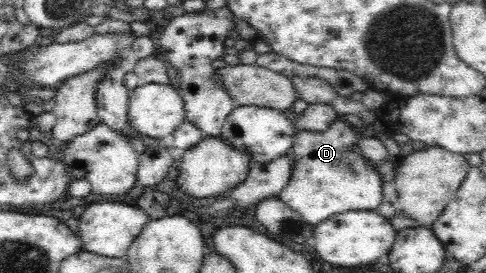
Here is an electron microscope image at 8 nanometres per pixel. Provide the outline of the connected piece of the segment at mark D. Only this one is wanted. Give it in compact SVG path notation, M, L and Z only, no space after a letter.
M336 113L329 128L321 132L301 130L294 138L291 147L291 178L285 188L281 190L277 198L287 207L290 207L305 223L317 225L331 215L346 211L376 211L383 203L383 181L381 174L373 164L362 153L359 148L359 138L363 137L361 132L342 120L342 116Z

